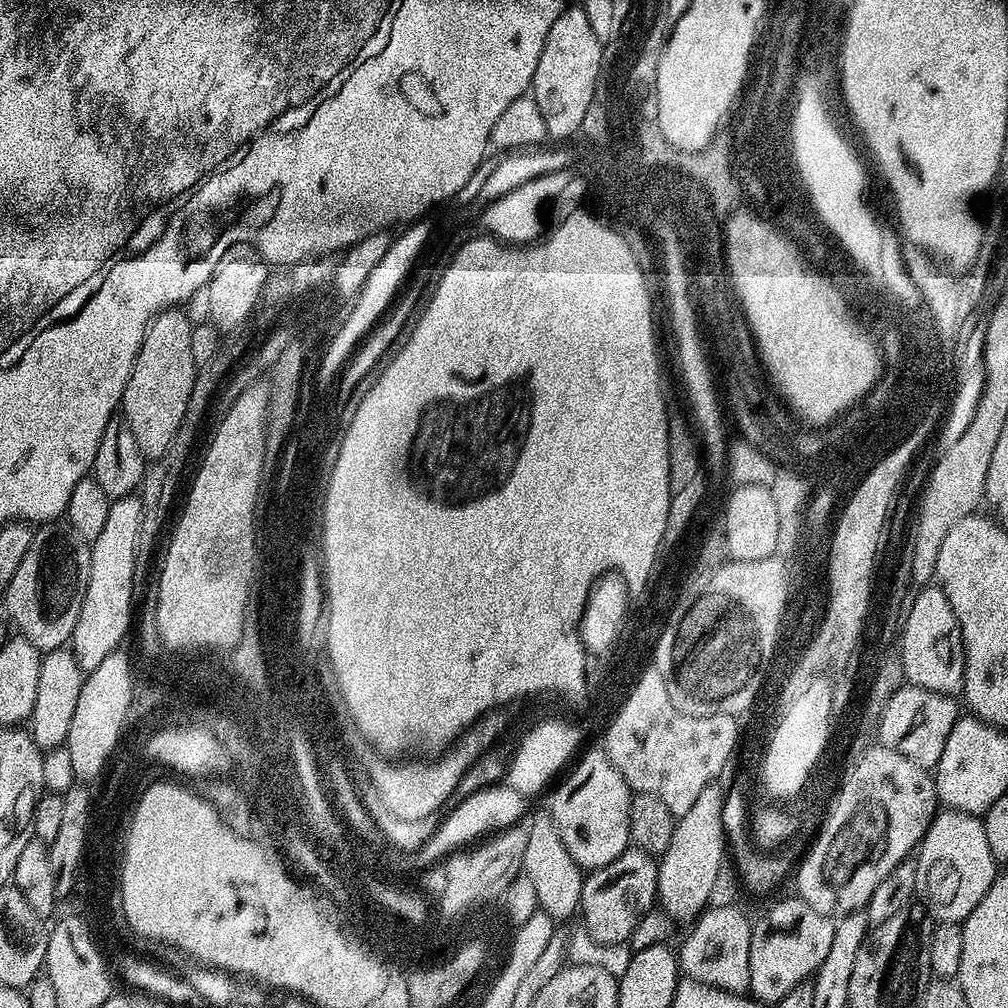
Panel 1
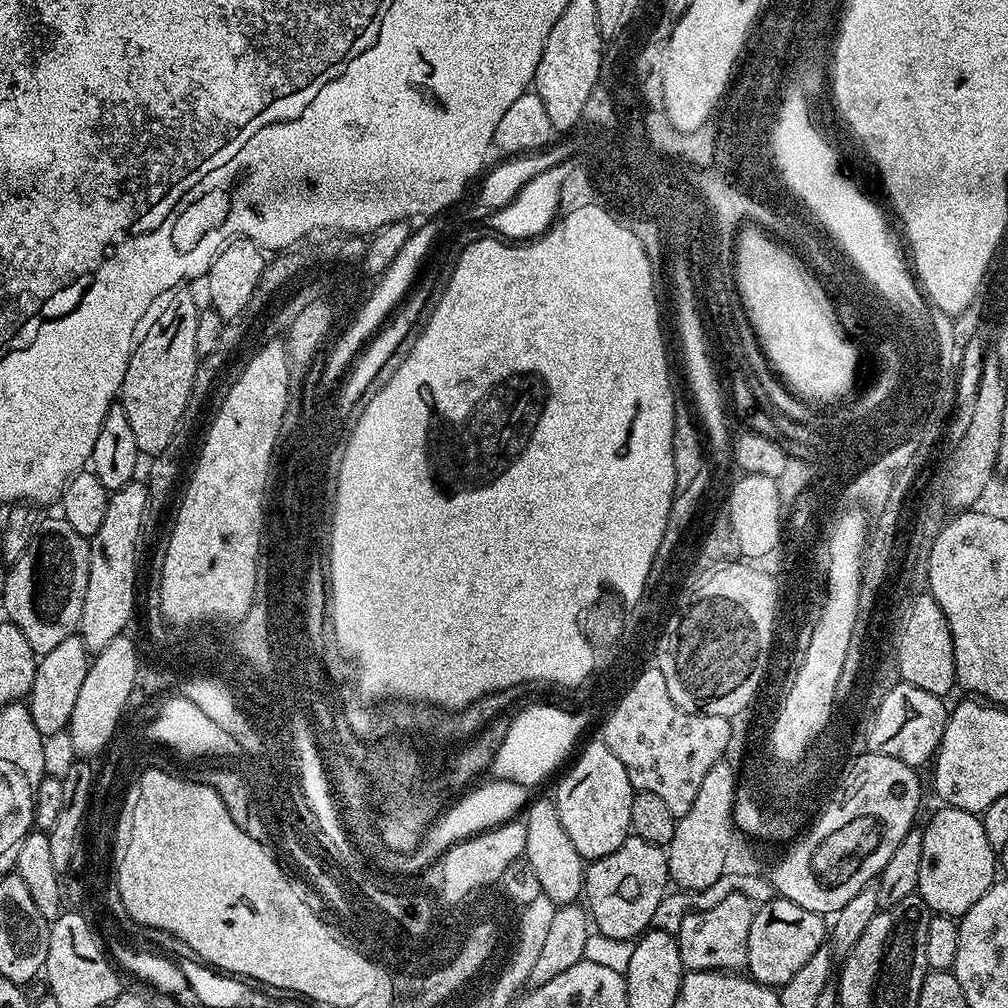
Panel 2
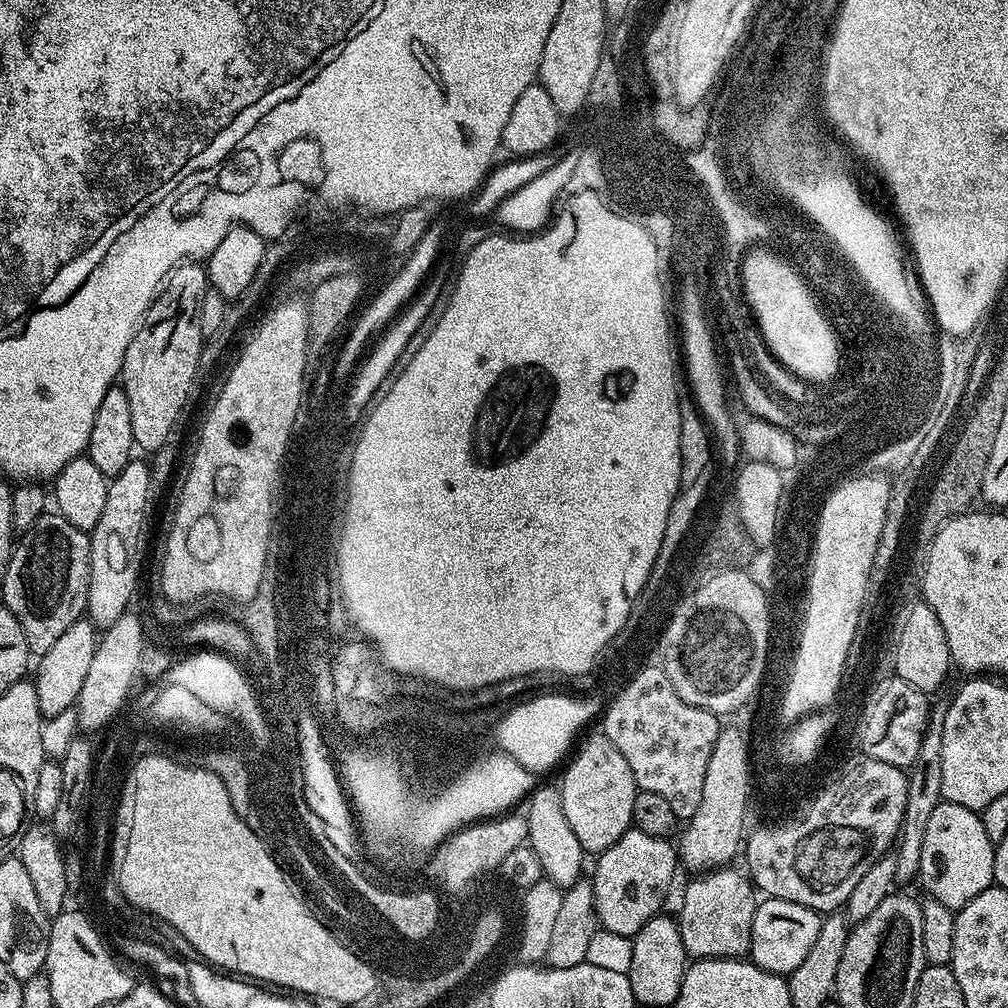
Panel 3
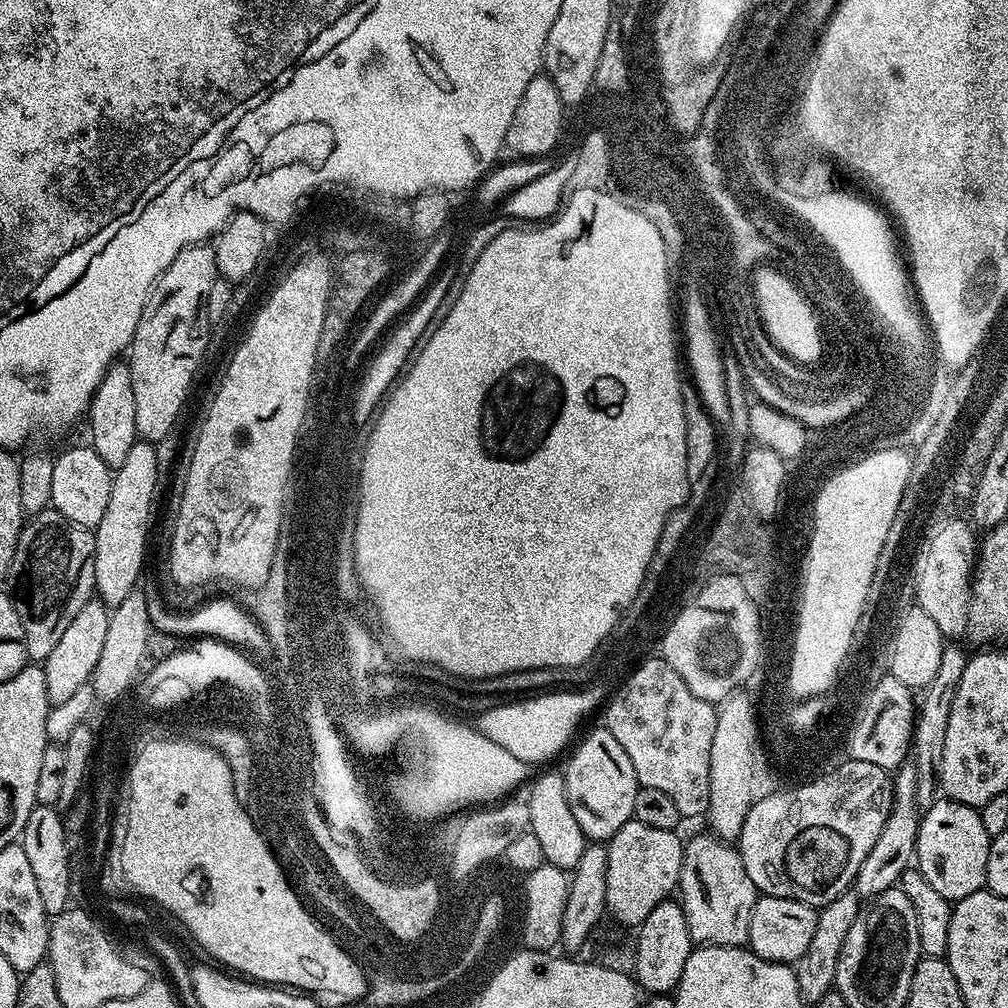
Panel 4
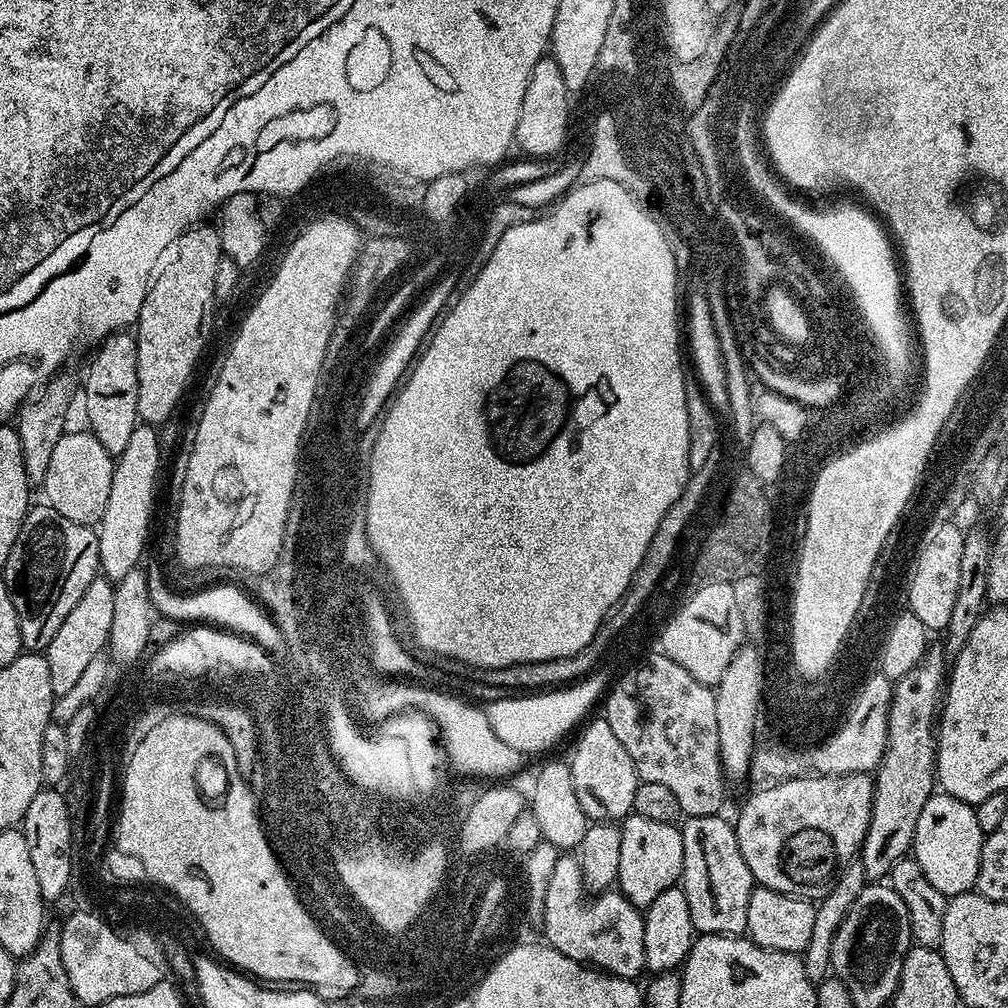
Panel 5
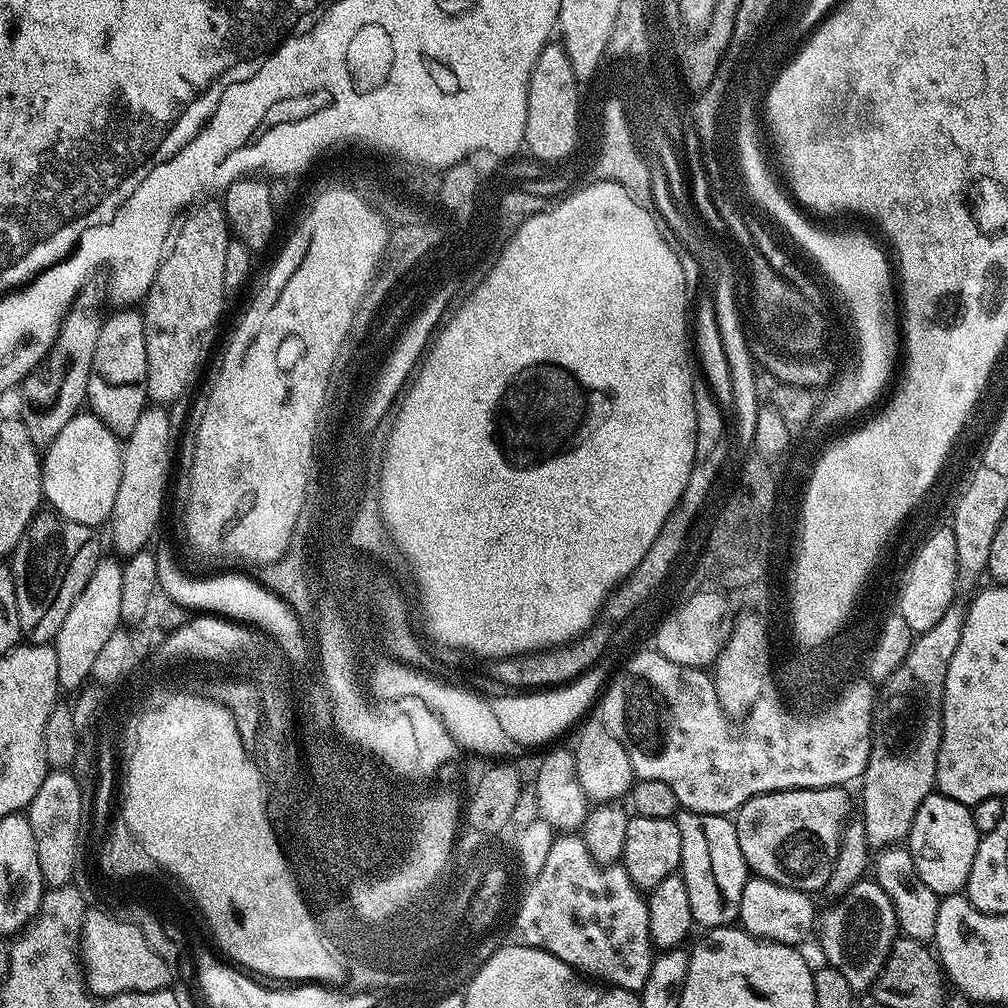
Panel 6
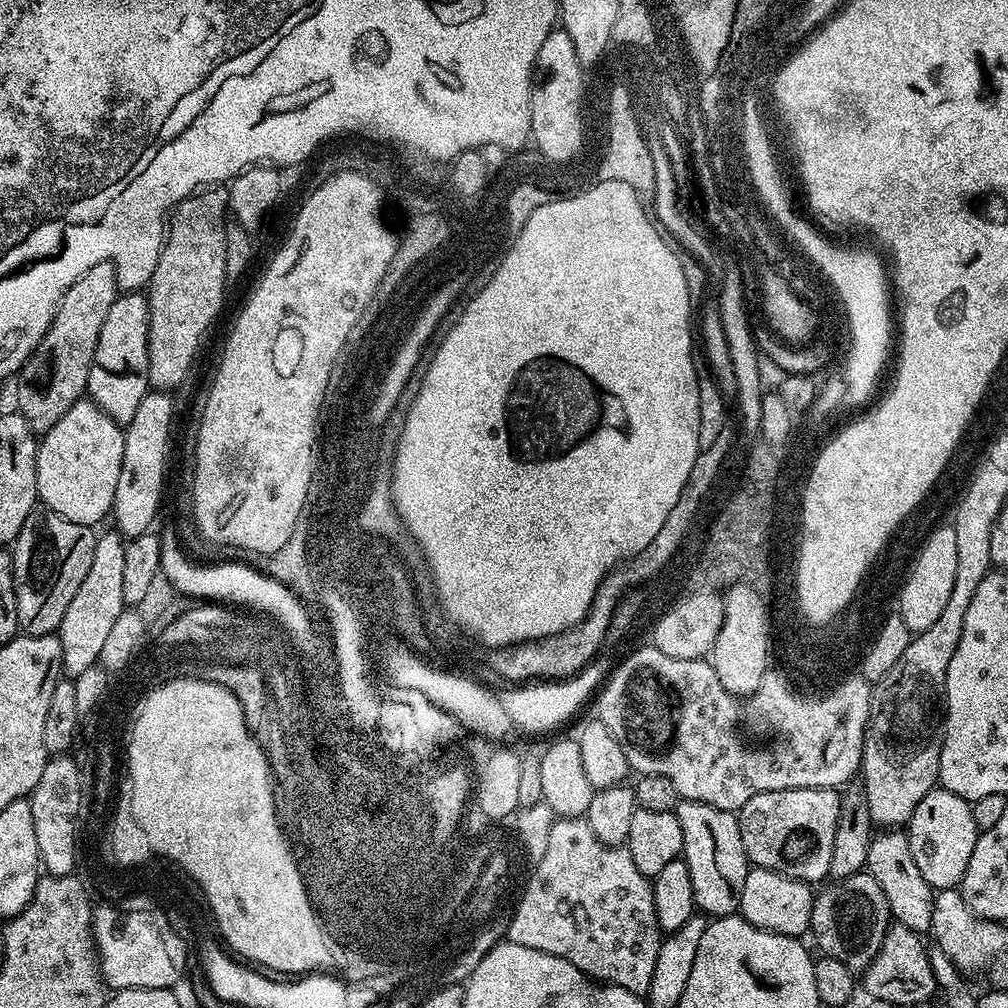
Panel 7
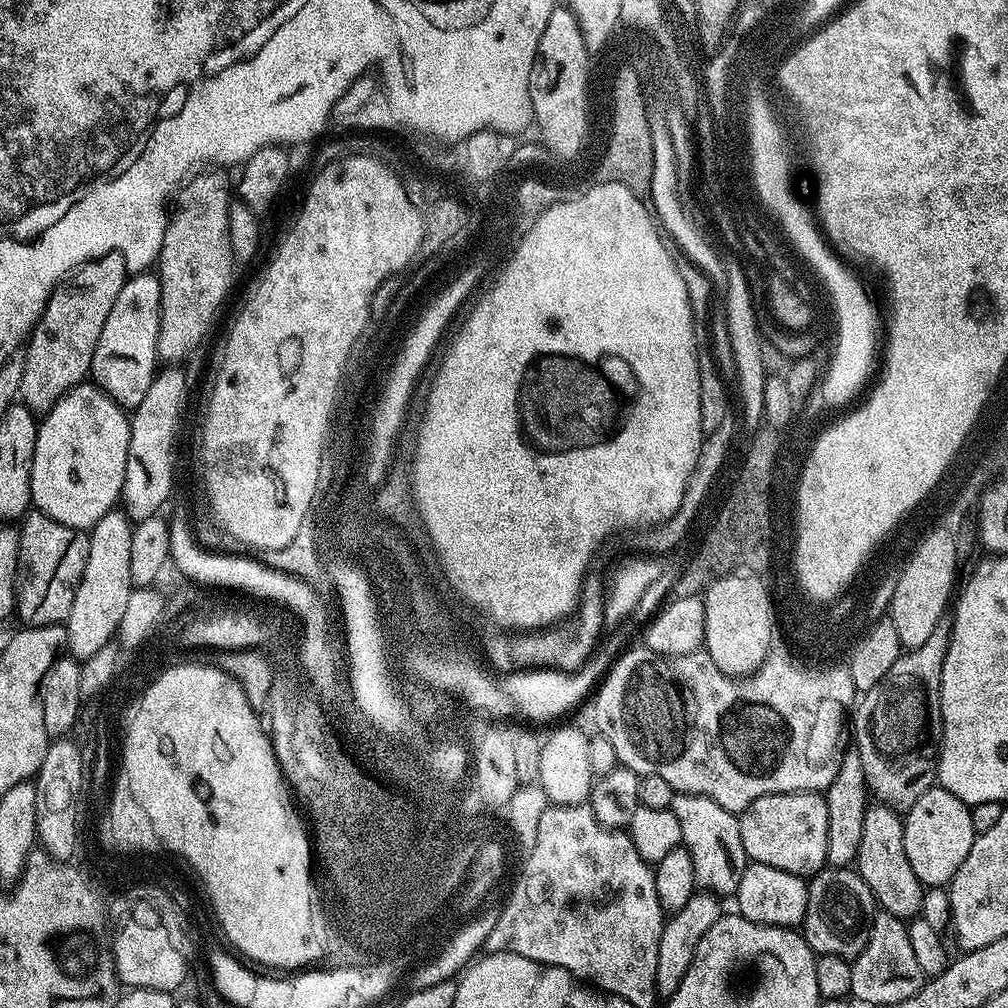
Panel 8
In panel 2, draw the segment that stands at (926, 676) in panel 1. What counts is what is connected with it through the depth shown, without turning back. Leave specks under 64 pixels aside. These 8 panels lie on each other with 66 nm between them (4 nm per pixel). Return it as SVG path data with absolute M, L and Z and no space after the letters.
M917 594L913 598L904 628L899 633L897 660L901 681L918 686L918 690L944 698L951 688L957 687L954 638L946 614L942 614L942 606L938 606L932 595Z

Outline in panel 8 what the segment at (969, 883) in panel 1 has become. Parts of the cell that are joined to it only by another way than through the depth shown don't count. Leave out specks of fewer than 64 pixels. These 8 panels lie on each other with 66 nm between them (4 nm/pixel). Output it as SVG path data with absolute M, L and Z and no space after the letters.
M933 786L914 802L914 806L903 817L906 858L910 858L910 867L918 874L925 886L947 886L951 884L958 866L966 862L970 846L978 833L972 825L972 809L960 801L945 788Z

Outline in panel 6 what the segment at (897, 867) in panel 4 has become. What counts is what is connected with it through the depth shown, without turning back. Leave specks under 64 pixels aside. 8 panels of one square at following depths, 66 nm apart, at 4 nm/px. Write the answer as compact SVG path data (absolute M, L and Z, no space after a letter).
M954 602L946 610L946 614L942 614L942 618L938 618L938 622L934 622L934 626L930 626L930 630L919 633L912 641L912 649L906 654L904 661L889 674L888 679L883 681L882 687L878 692L876 701L876 710L872 718L872 749L870 750L870 758L868 765L862 777L862 785L860 796L864 799L864 813L862 819L864 821L864 829L866 830L866 842L869 849L883 850L885 848L895 848L901 842L907 841L908 832L912 829L914 822L914 814L918 814L918 806L922 806L922 802L930 795L933 795L936 788L936 767L938 766L938 750L942 742L942 710L944 709L944 687L946 686L946 670L950 670L950 658L954 658L954 650L958 650L958 638L962 638L962 626L964 625L965 605L960 602Z

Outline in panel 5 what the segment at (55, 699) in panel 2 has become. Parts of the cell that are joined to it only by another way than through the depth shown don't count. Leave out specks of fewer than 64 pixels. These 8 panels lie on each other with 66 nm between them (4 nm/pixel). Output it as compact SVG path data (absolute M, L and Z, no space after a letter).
M97 578L86 586L86 594L78 598L78 606L70 610L66 622L54 634L54 642L46 650L50 666L50 686L56 696L66 694L78 683L82 670L86 670L95 656L101 655L107 649L110 625L114 622L114 584L107 578Z

